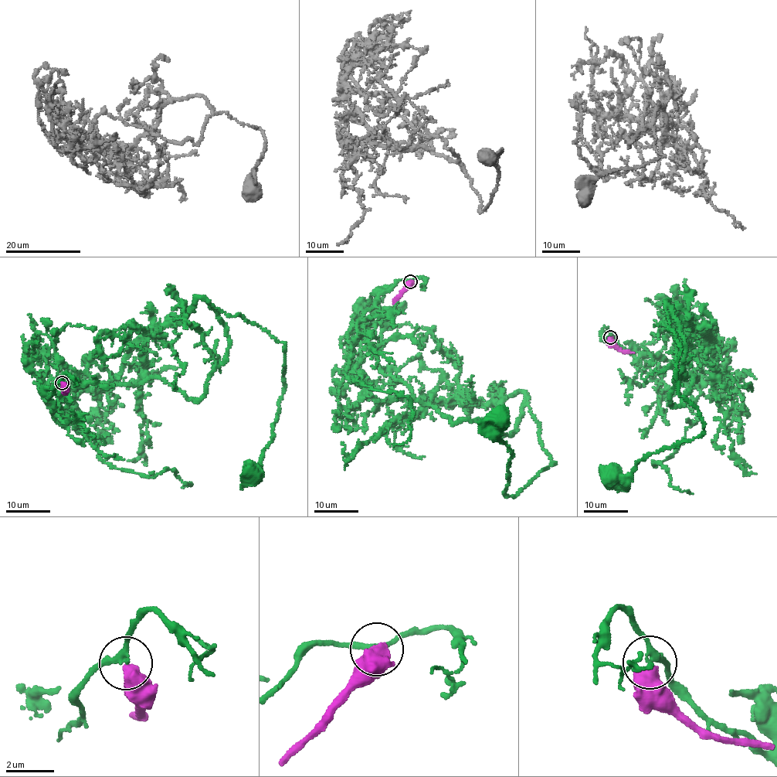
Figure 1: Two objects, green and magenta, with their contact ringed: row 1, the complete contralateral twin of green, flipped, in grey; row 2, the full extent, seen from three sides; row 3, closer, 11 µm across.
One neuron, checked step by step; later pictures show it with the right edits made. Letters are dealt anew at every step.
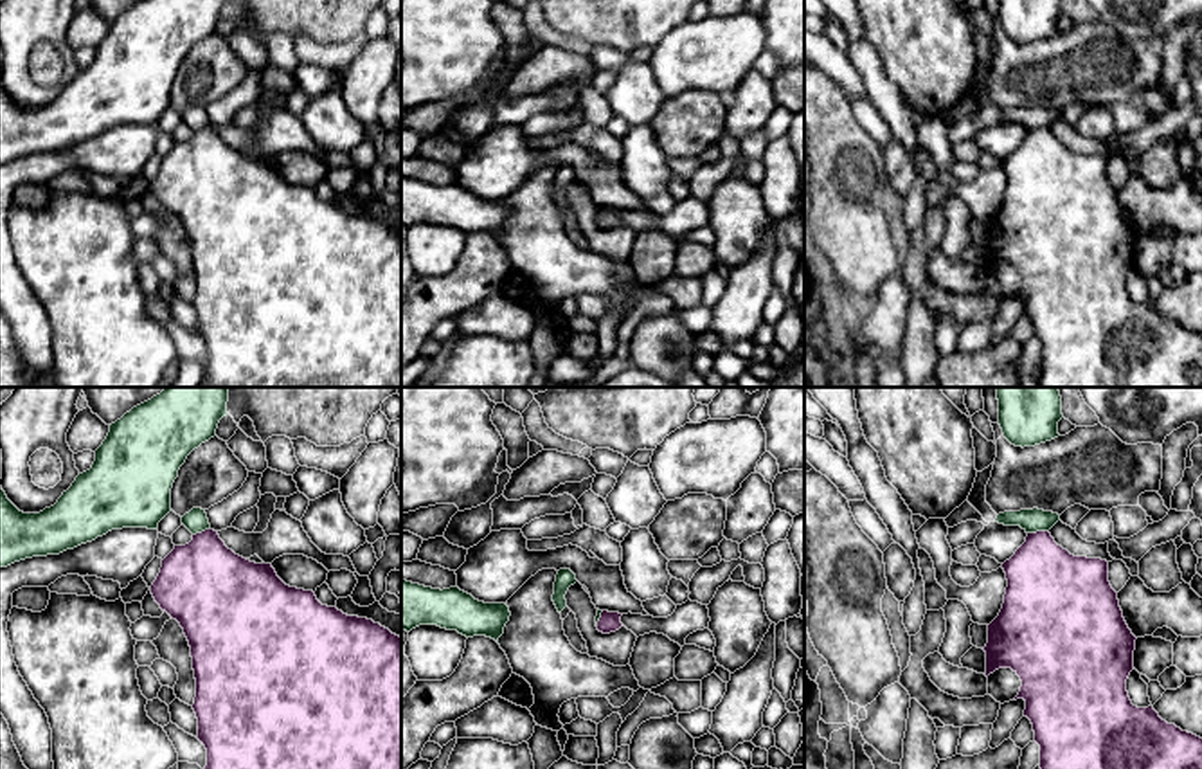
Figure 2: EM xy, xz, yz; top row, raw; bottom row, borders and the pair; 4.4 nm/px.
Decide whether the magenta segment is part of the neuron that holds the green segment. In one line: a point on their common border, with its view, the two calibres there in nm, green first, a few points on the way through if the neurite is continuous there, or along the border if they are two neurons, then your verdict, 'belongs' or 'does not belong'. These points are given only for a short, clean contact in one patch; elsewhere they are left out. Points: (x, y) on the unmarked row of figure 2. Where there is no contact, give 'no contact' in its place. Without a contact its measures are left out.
yz (1037, 126) | 100/360 nm | along yz (1048, 126), (1028, 130) | does not belong

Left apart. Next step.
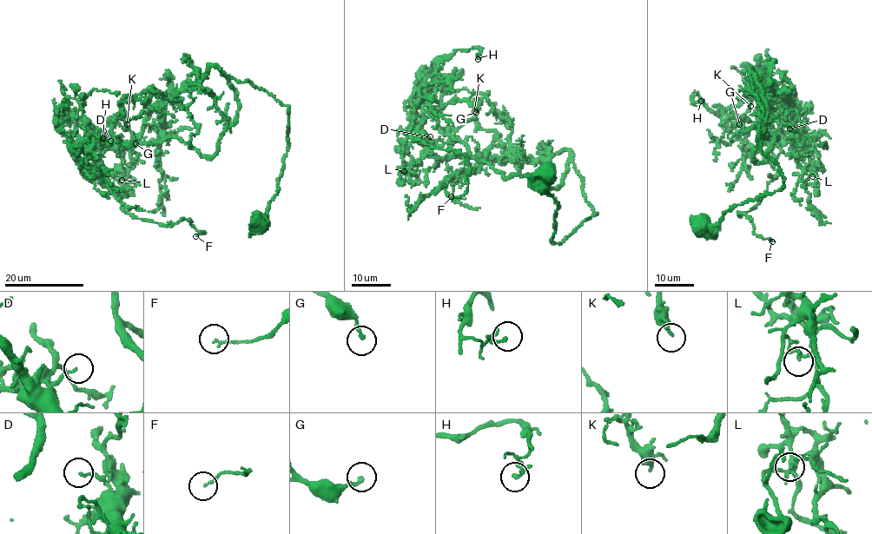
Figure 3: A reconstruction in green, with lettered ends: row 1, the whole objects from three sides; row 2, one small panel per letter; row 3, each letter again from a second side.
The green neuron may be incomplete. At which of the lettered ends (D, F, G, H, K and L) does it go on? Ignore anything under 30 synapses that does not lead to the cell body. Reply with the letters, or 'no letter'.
no letter

